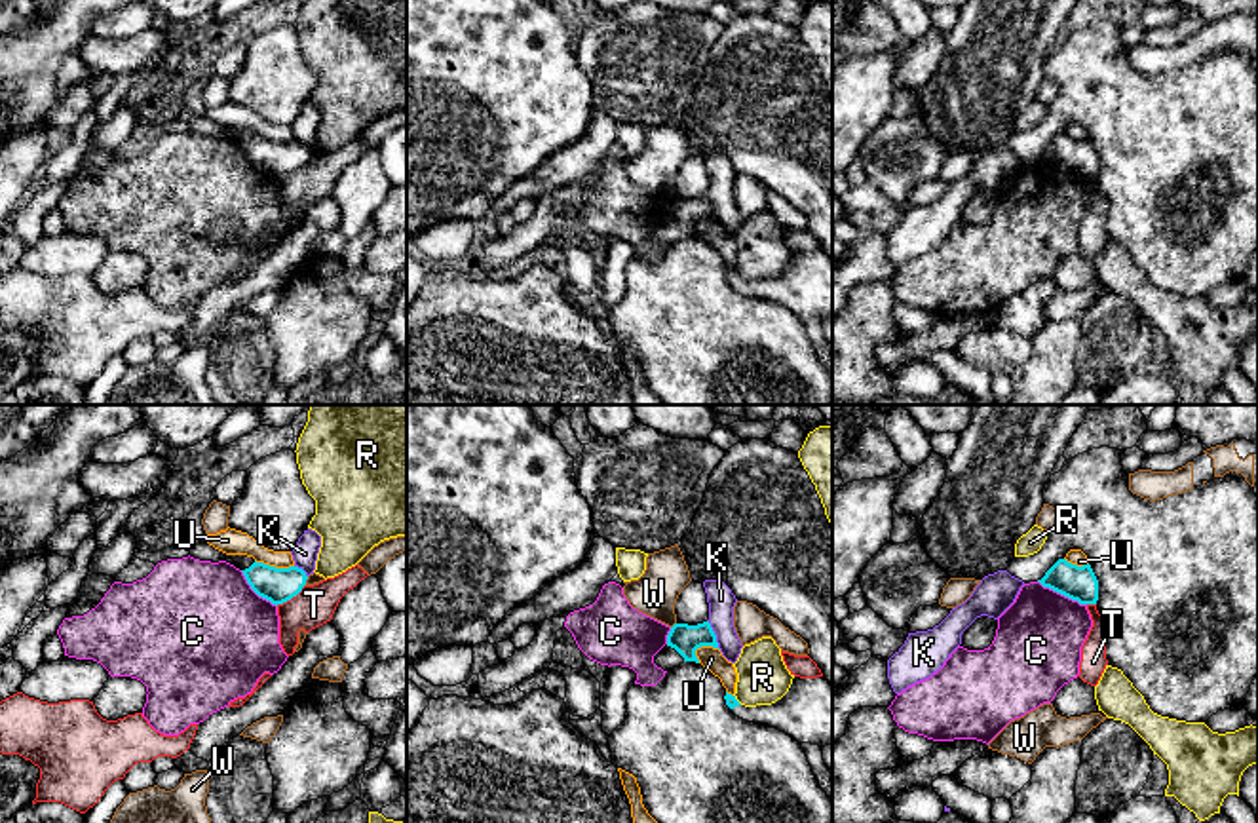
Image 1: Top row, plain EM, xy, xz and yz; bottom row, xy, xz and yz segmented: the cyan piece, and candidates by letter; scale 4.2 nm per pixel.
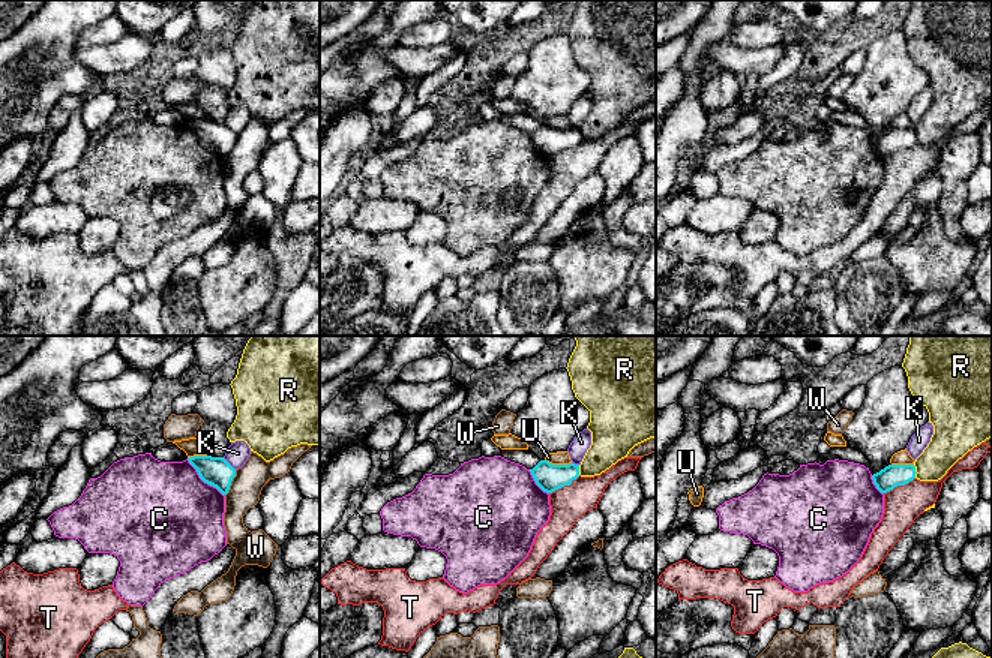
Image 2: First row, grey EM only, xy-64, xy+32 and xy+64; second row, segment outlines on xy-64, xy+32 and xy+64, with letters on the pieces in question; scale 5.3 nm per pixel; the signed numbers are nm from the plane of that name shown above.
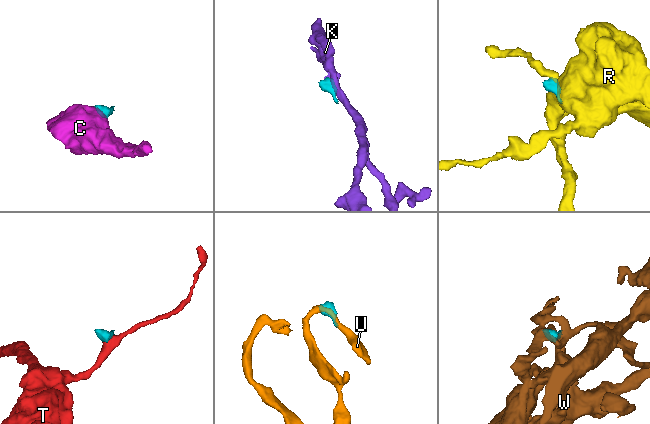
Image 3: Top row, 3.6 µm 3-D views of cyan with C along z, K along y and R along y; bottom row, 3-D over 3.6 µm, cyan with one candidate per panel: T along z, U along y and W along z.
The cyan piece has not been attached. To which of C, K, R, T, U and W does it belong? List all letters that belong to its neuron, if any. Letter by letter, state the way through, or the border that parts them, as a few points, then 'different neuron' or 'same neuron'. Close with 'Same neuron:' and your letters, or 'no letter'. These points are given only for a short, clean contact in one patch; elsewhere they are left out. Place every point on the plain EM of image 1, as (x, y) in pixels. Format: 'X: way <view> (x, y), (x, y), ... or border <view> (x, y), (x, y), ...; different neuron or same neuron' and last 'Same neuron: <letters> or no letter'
C: border yz (1038, 154), (1086, 179); different neuron
K: border xz (707, 194), (721, 223); different neuron
R: border xz (734, 268), (742, 278); different neuron
T: border xy (304, 158), (295, 170), (276, 179); different neuron
U: border xy (255, 133), (266, 139), (293, 141); different neuron
W: different neuron
Same neuron: no letter

